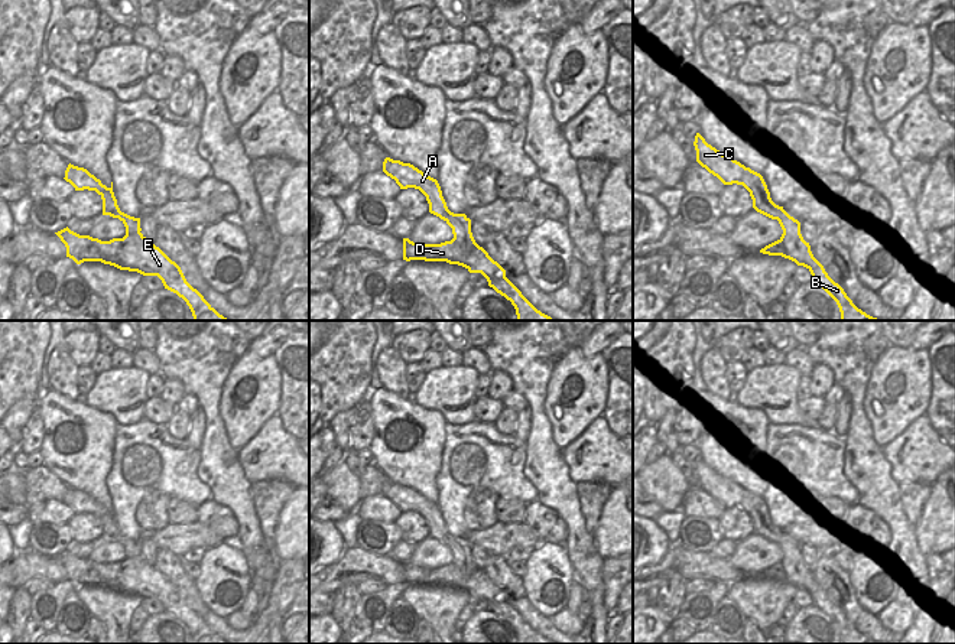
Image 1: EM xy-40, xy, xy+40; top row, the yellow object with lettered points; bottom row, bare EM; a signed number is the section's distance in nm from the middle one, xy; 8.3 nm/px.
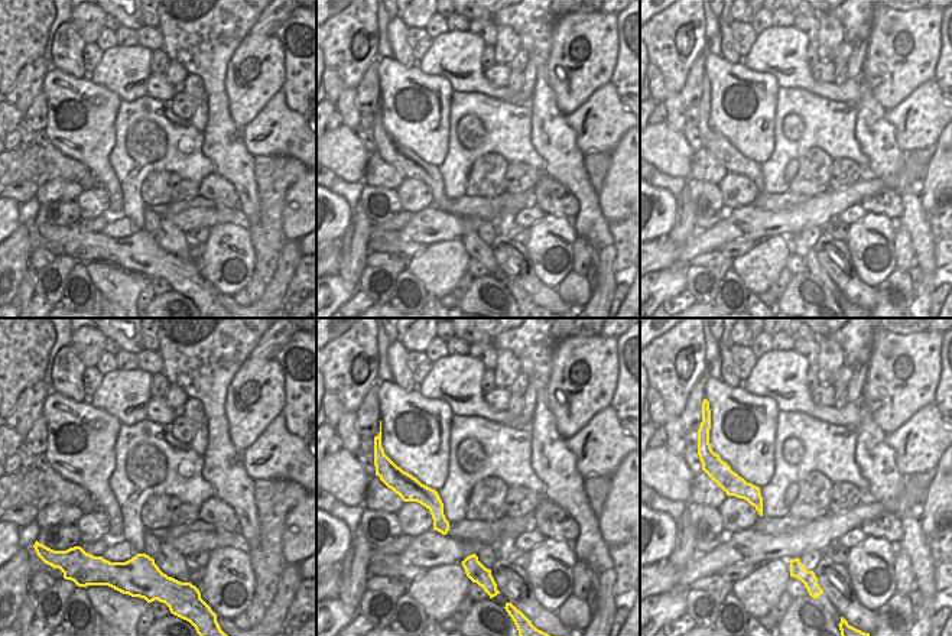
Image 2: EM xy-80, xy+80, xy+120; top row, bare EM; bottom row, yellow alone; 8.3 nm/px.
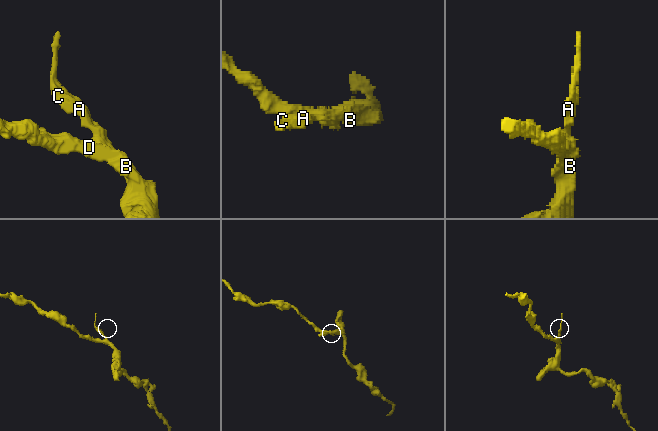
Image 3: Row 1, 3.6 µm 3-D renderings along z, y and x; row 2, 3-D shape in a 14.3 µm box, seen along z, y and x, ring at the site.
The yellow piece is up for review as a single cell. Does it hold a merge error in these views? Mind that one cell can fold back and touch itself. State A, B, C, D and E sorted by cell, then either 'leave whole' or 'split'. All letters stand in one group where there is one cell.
A C / B D E; split

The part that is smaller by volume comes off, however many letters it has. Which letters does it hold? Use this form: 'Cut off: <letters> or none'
Cut off: A, C.

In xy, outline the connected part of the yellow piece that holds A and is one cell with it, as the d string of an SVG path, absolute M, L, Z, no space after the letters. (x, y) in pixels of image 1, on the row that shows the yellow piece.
M386 157L383 162L383 172L396 180L400 189L415 188L419 189L429 204L429 212L448 221L448 217L465 218L465 214L454 214L448 209L442 196L441 186L436 179L425 175L422 170L410 163L393 160Z

